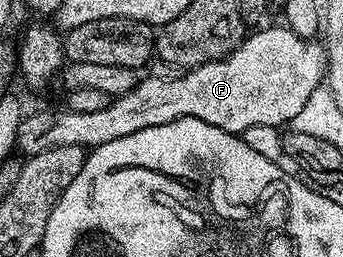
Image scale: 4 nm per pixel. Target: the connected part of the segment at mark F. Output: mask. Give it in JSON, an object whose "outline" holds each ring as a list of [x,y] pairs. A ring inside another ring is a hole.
{"outline":[[[282,24],[270,26],[267,30],[262,29],[247,33],[239,46],[221,62],[196,66],[192,70],[179,73],[179,78],[143,77],[131,91],[115,97],[100,112],[72,112],[67,109],[63,114],[58,110],[27,113],[19,124],[17,149],[23,150],[23,155],[29,156],[57,146],[93,148],[100,144],[108,144],[108,140],[120,140],[120,136],[132,136],[132,132],[156,128],[160,124],[168,124],[181,118],[204,120],[204,124],[216,124],[216,128],[224,128],[239,136],[252,125],[285,127],[293,123],[296,112],[304,108],[308,96],[312,96],[312,92],[316,92],[316,88],[323,85],[327,67],[326,48],[321,41],[316,42],[317,40],[311,40],[309,37],[297,35]]]}

